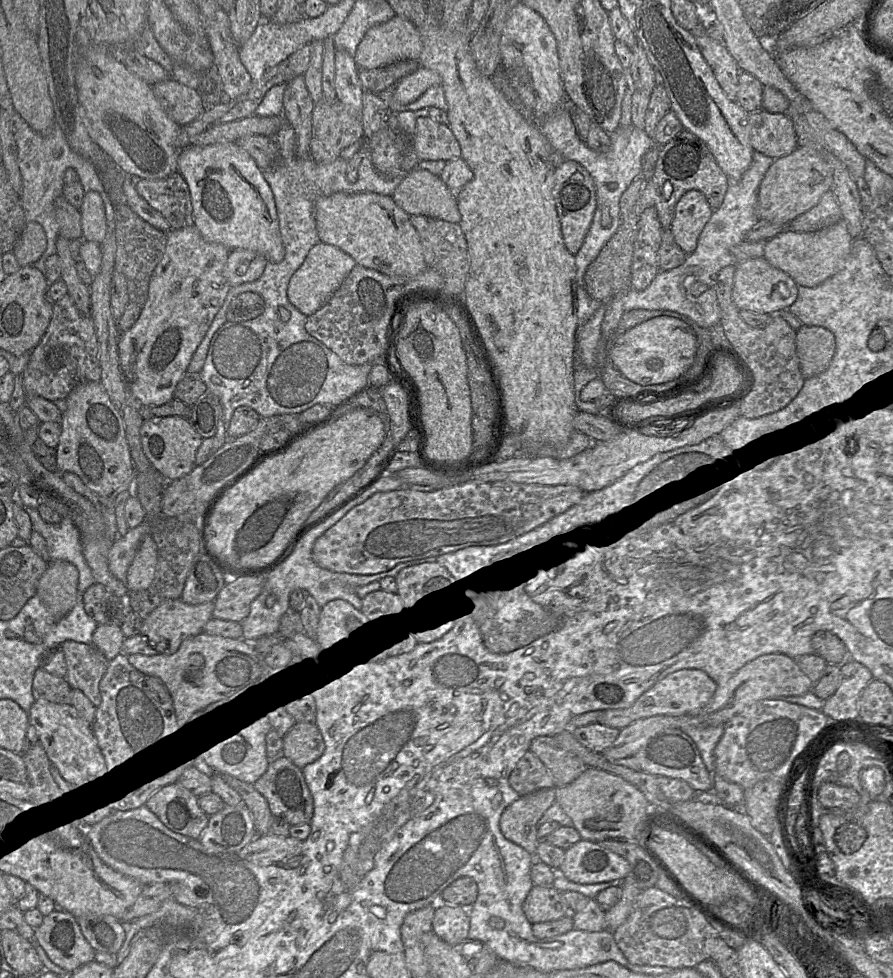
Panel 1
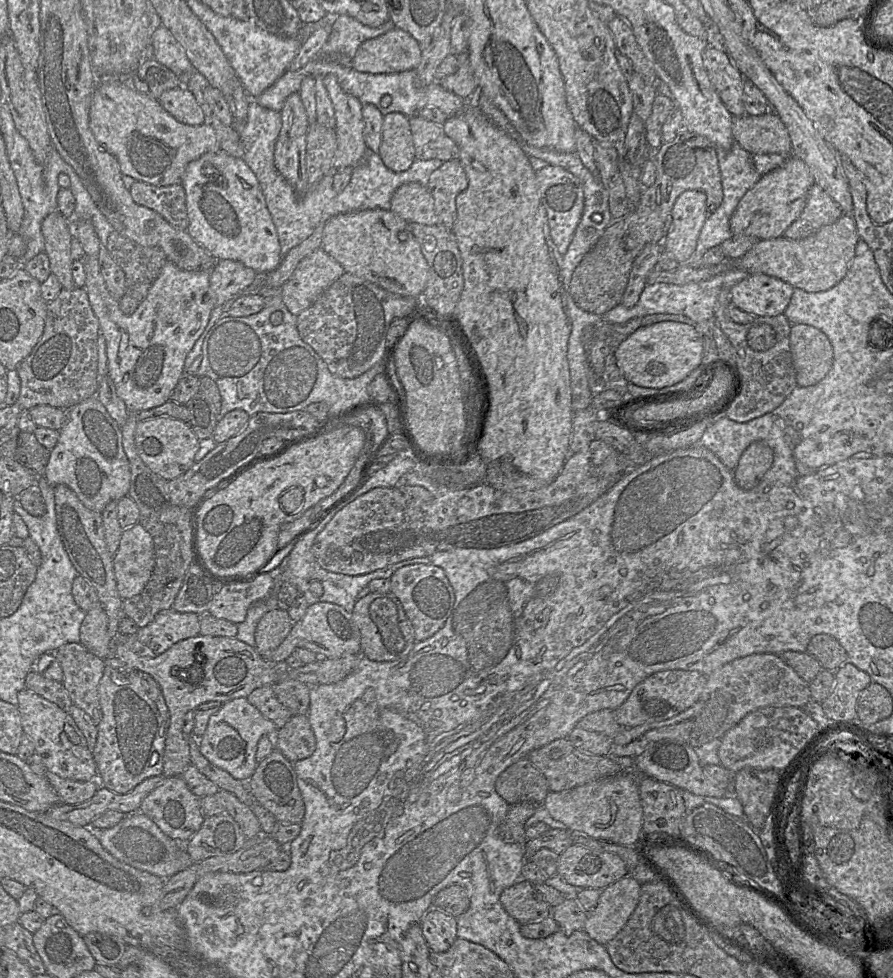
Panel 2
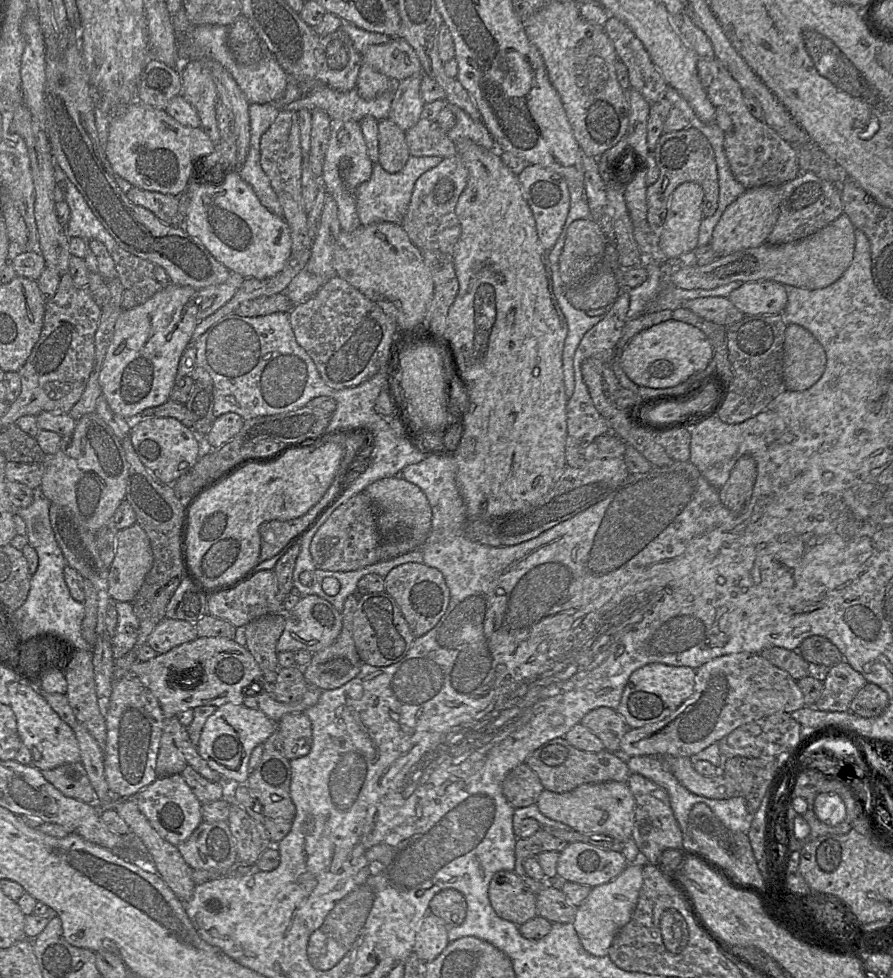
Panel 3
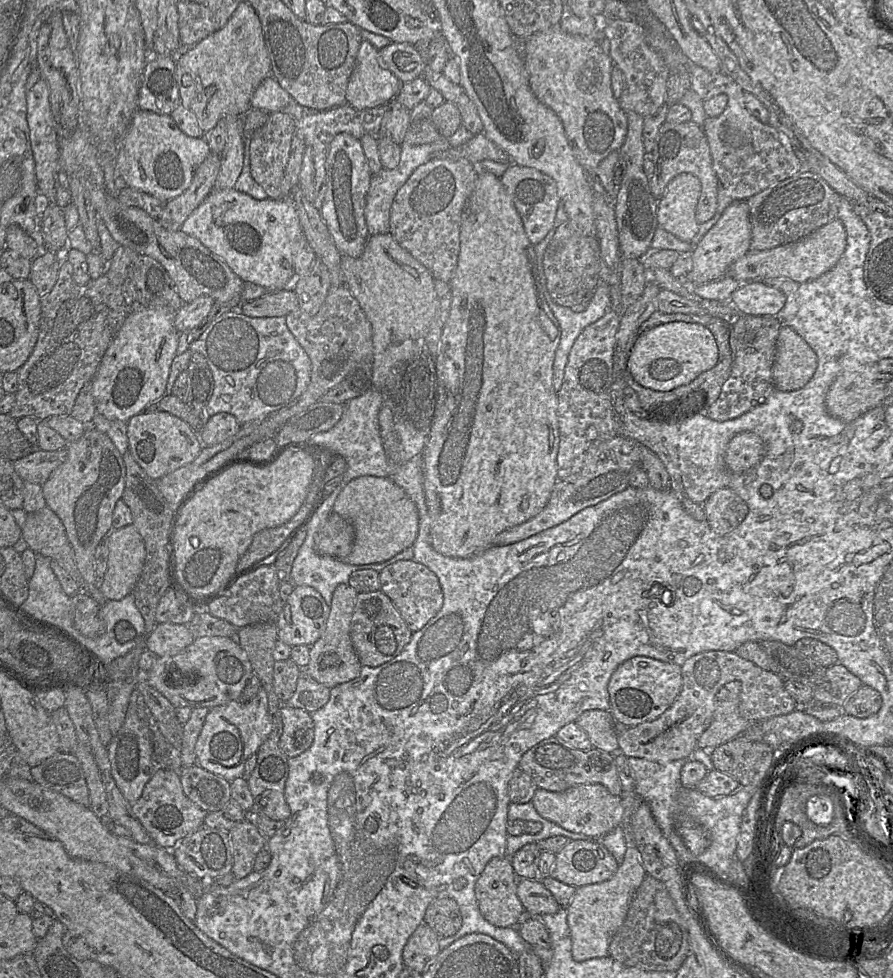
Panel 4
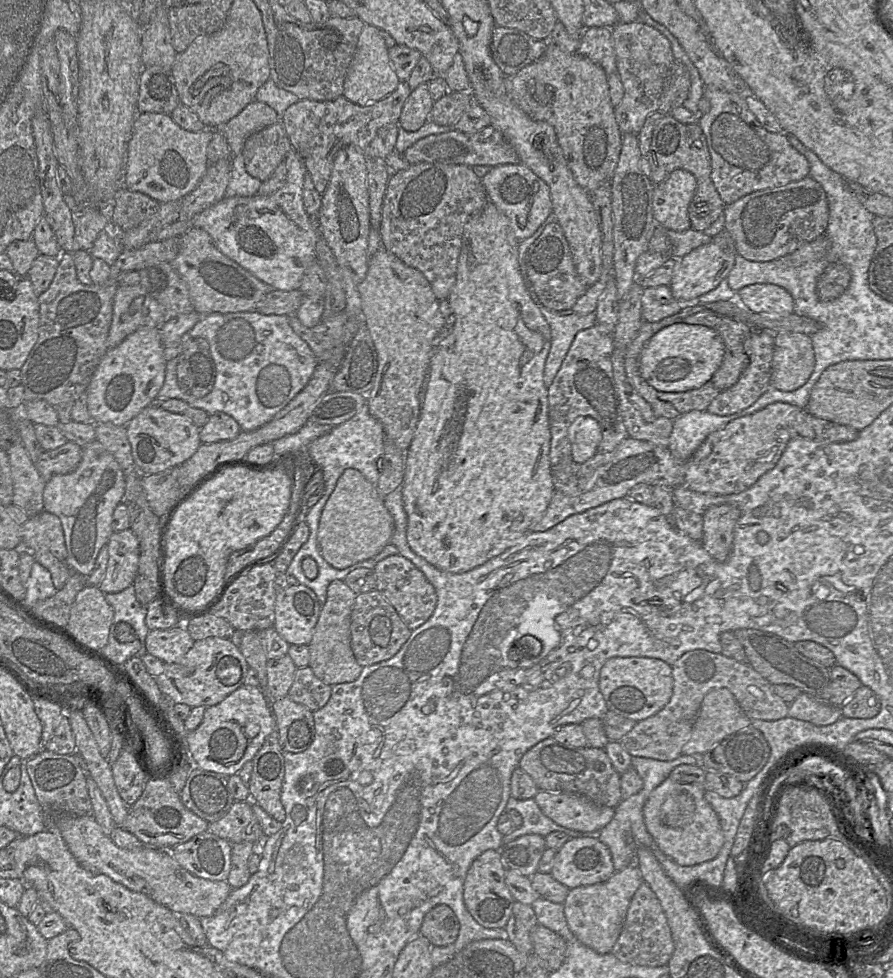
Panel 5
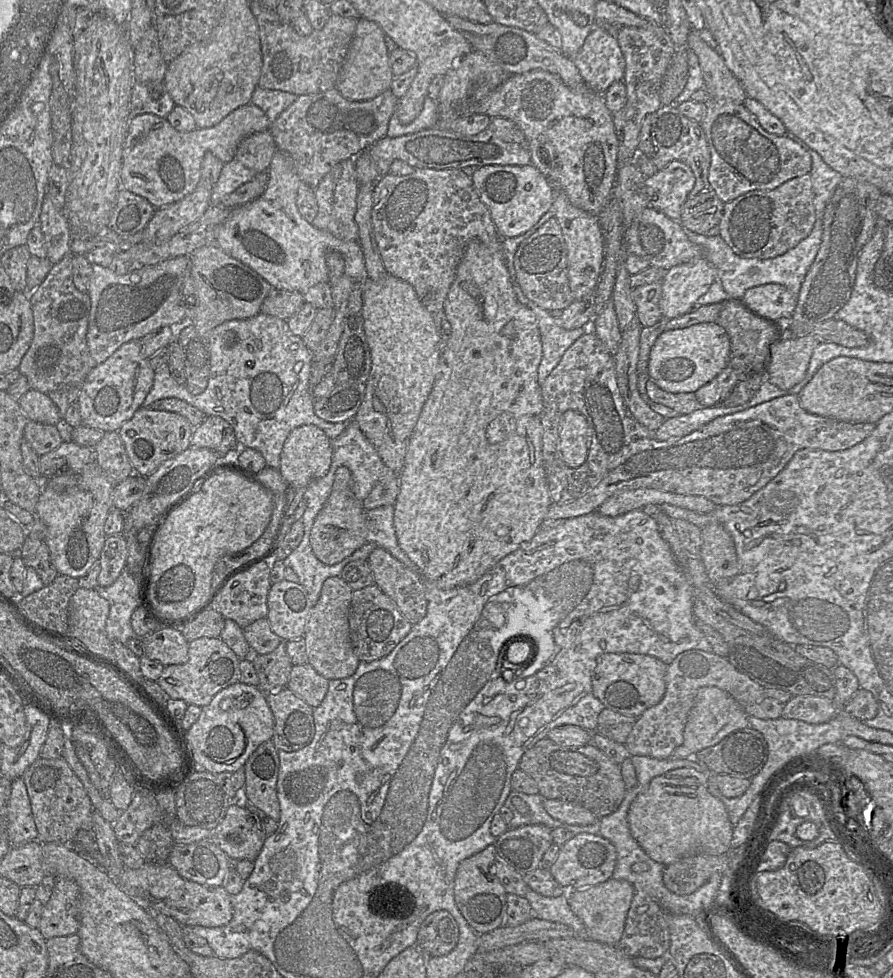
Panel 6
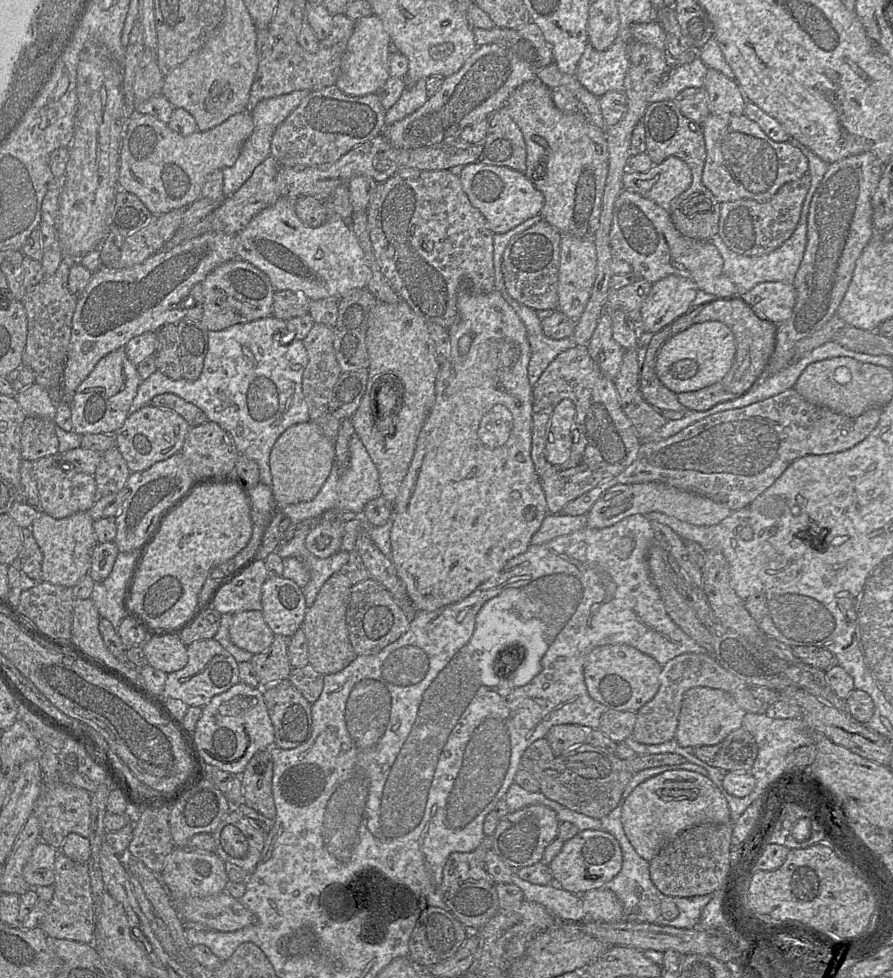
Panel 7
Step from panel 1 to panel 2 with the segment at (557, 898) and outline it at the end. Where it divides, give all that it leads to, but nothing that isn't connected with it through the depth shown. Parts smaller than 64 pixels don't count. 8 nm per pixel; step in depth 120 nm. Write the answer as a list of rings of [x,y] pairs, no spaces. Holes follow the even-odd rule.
[[[523,878],[502,891],[500,902],[520,925],[551,917],[552,906],[543,900],[531,882]]]

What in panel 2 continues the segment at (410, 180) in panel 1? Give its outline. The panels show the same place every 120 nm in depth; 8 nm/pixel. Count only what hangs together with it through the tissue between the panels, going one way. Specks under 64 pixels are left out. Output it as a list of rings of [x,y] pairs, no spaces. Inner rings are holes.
[[[418,182],[399,186],[391,197],[390,210],[407,222],[438,224],[433,197],[427,186]]]

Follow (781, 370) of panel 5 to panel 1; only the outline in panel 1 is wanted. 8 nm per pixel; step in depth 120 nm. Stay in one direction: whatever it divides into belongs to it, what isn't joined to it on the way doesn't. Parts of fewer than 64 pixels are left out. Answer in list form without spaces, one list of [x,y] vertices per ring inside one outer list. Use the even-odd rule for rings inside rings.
[[[801,326],[796,331],[795,346],[804,379],[824,372],[836,352],[834,334],[820,326]]]

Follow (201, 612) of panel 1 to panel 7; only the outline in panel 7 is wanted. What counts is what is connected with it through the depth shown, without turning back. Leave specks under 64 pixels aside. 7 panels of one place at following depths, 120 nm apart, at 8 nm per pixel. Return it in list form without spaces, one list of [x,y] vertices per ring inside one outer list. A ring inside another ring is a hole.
[[[151,636],[142,647],[148,665],[167,674],[183,669],[188,663],[187,646],[179,636]]]

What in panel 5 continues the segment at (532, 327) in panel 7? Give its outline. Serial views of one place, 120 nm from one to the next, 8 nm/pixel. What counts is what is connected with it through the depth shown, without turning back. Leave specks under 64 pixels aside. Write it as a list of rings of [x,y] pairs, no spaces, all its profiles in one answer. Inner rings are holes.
[[[524,275],[524,283],[551,329],[551,347],[546,359],[543,374],[544,384],[548,388],[557,375],[576,334],[597,323],[596,313],[592,312],[586,315],[576,313],[562,315],[557,311],[545,307],[540,302],[526,275]]]

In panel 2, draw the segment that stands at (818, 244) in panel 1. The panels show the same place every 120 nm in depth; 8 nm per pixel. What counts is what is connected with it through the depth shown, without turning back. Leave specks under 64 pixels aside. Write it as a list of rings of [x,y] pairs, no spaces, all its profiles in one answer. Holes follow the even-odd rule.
[[[843,214],[836,222],[826,225],[816,233],[799,240],[787,239],[783,236],[758,240],[752,248],[738,260],[724,261],[714,266],[694,268],[687,263],[681,263],[676,269],[665,271],[657,266],[648,273],[647,285],[655,283],[669,283],[685,285],[691,282],[700,282],[738,267],[748,274],[765,274],[789,283],[794,288],[806,292],[823,292],[837,285],[846,275],[853,259],[856,244],[859,240],[855,221],[851,214]]]

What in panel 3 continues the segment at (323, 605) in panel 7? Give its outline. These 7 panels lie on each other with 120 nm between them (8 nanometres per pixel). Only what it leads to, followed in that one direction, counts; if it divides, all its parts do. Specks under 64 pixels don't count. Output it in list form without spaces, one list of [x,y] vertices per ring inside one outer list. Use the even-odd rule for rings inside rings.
[[[352,594],[347,597],[341,611],[342,628],[338,637],[330,646],[312,653],[310,663],[302,669],[308,685],[320,690],[337,689],[355,678],[359,673],[362,661],[357,654],[352,638],[352,622],[357,603],[358,594]]]

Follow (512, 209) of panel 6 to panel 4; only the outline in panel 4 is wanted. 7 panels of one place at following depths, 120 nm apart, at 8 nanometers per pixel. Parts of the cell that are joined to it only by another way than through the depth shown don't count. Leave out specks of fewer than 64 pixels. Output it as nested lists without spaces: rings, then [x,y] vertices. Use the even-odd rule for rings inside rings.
[[[514,163],[510,164],[500,180],[522,219],[530,243],[533,246],[538,244],[552,229],[560,203],[555,181],[535,168]]]

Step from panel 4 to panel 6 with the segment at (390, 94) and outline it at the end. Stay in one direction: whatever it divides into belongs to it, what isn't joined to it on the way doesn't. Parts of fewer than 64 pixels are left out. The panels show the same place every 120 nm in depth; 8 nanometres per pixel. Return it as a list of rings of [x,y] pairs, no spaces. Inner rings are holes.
[[[361,17],[336,81],[336,88],[349,100],[370,100],[389,89],[393,78],[384,31],[377,23]]]

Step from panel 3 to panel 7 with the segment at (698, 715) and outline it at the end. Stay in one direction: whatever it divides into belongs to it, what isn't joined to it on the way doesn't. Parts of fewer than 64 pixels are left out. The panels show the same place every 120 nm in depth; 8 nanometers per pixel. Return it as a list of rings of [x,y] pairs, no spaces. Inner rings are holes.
[[[683,653],[674,657],[662,666],[659,681],[659,689],[655,696],[636,714],[631,737],[642,744],[656,745],[675,738],[684,694],[694,687],[720,689],[731,695],[736,703],[749,713],[768,711],[768,706],[751,694],[750,686],[726,670],[711,653]]]

